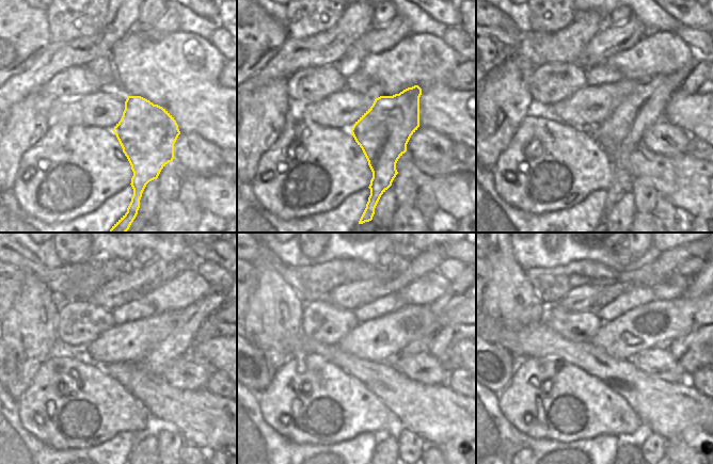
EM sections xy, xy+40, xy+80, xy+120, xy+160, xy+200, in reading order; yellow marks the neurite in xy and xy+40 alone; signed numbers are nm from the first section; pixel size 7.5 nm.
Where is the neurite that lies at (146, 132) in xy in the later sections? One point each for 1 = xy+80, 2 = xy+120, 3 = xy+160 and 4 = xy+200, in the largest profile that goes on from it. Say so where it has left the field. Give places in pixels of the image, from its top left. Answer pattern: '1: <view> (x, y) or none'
1: xy+80 (621, 132)
2: xy+120 (187, 322)
3: xy+160 (454, 296)
4: xy+200 (693, 291)

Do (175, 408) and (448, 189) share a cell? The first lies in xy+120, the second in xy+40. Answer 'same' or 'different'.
same

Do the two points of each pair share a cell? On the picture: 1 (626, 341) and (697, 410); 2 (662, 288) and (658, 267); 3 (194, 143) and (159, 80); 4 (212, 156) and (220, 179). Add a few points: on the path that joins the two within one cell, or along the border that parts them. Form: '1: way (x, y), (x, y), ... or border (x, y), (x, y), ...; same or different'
1: border (607, 353), (619, 360), (632, 361); different
2: border (675, 270), (664, 278); different
3: border (180, 133), (197, 133), (214, 144); different
4: border (223, 164), (208, 172), (192, 173); different

